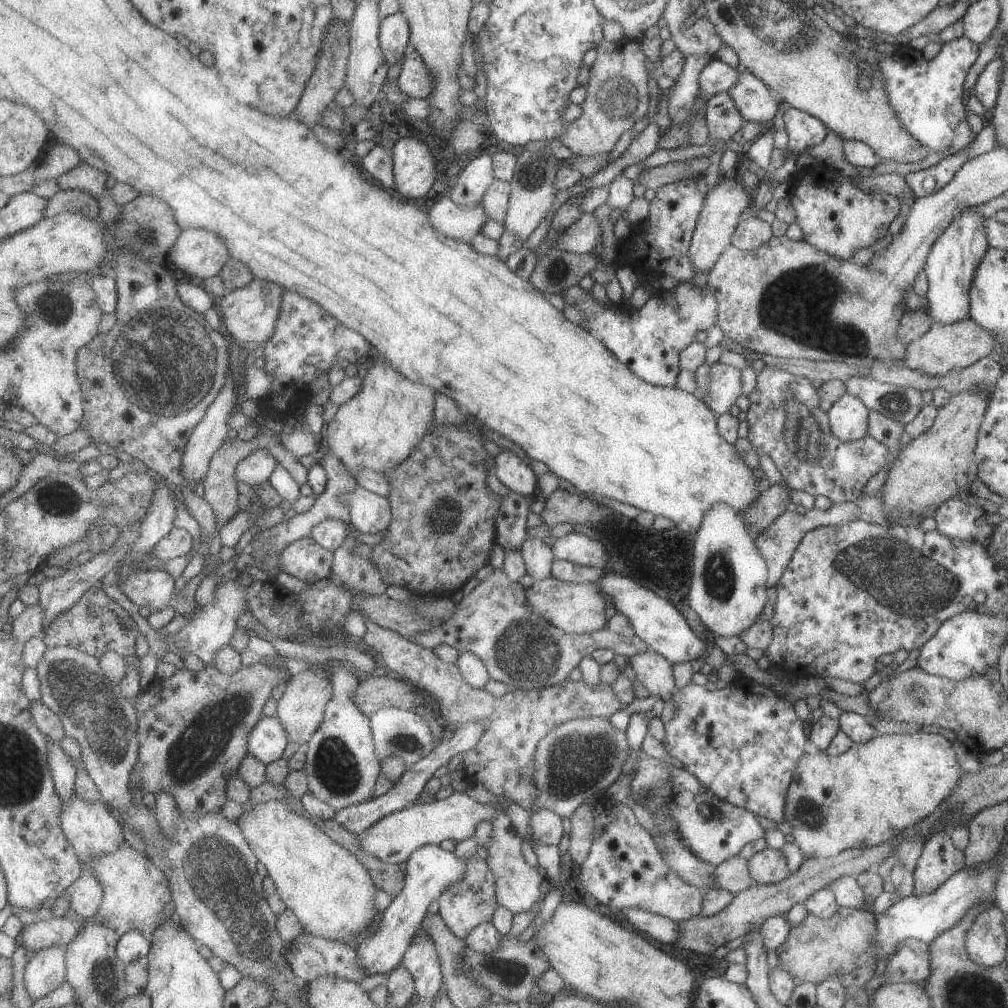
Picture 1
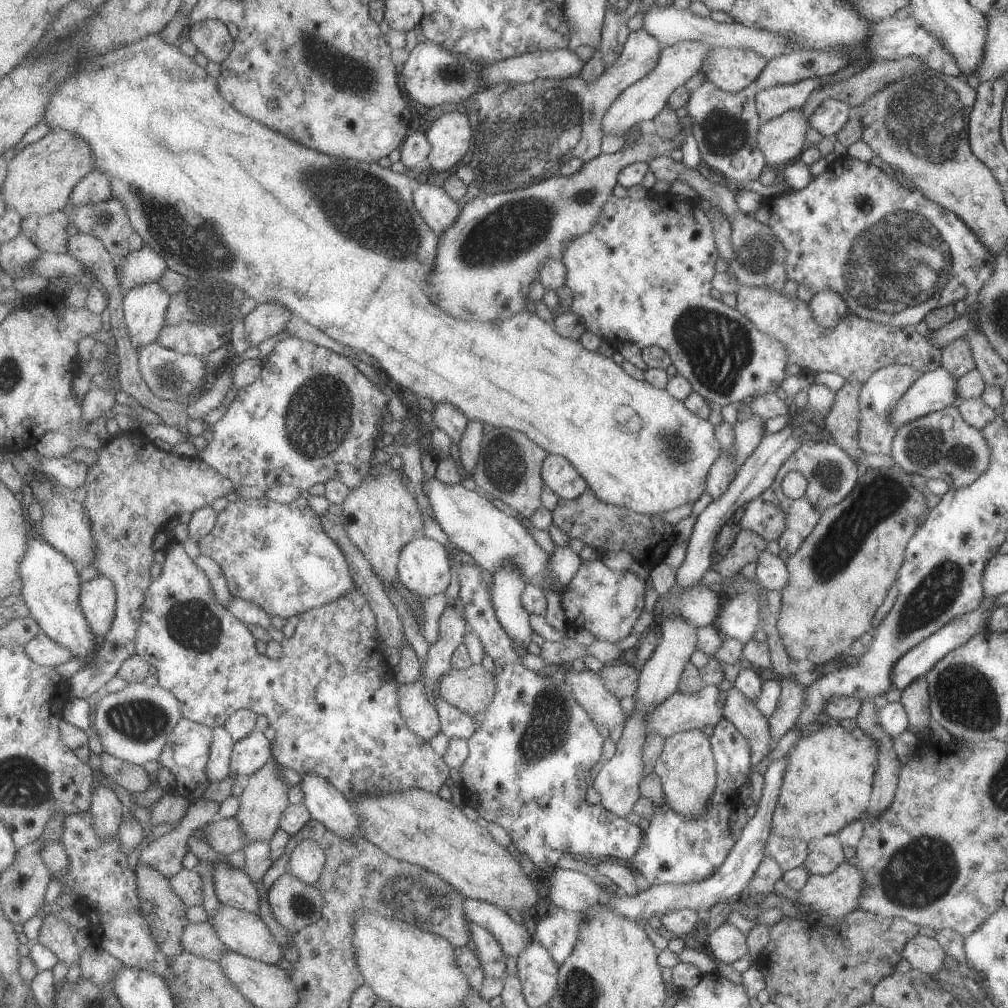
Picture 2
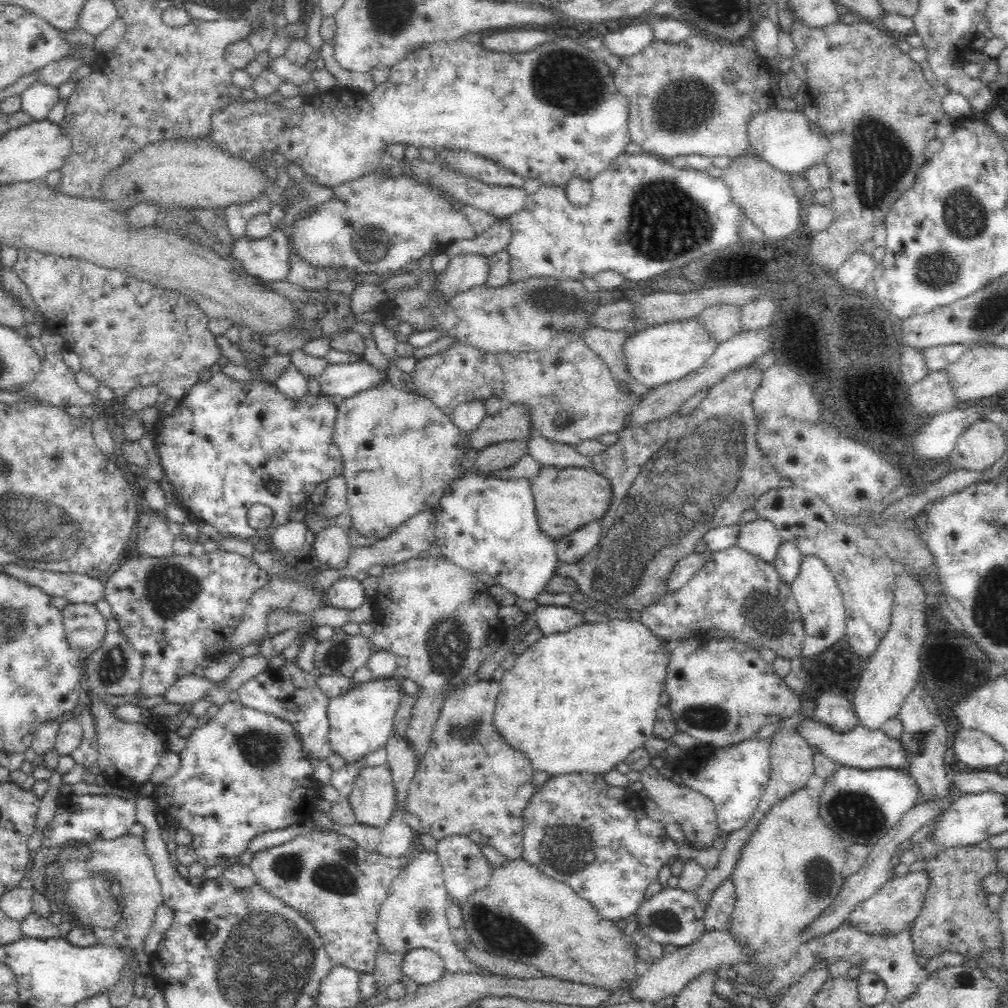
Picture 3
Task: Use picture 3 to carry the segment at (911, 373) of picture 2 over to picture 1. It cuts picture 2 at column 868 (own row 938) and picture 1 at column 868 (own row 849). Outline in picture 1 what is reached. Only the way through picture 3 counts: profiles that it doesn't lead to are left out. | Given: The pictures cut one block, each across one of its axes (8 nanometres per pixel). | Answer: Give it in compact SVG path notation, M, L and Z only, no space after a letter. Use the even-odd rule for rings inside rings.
M844 394L826 414L832 434L842 442L857 441L868 435L869 408L854 395Z

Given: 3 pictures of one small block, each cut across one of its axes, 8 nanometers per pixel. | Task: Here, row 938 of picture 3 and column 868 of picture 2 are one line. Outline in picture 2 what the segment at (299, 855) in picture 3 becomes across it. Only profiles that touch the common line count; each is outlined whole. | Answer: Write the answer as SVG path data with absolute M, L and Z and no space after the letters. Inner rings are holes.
M742 285L739 288L739 291L736 294L737 296L737 305L735 306L738 309L740 314L746 316L749 321L754 323L754 326L760 332L769 334L771 337L777 338L784 346L787 348L789 352L789 364L790 365L798 365L802 369L802 372L814 373L815 375L819 372L834 372L845 378L846 381L854 383L856 381L860 381L861 383L865 383L878 369L882 367L887 367L890 365L908 365L913 366L916 370L922 371L923 373L928 371L936 370L941 366L941 350L936 348L932 343L928 342L927 338L920 335L918 330L916 329L916 325L906 325L903 327L893 327L890 325L879 325L874 321L864 320L852 313L848 313L841 321L838 326L835 326L833 329L823 329L817 321L814 320L812 313L810 312L809 303L802 302L802 300L796 298L790 298L789 296L785 296L785 293L777 293L776 291L771 291L770 289L764 287L753 287L750 285Z

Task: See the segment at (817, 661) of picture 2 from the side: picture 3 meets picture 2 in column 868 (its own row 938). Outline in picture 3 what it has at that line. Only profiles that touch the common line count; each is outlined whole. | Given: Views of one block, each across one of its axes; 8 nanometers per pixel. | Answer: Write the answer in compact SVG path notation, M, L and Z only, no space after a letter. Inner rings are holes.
M508 859L502 866L491 868L491 871L490 884L469 894L461 904L462 928L476 948L535 966L546 976L608 989L610 994L624 988L623 999L636 1001L636 998L631 998L629 988L642 974L643 957L641 961L638 960L638 954L633 952L634 942L622 933L624 928L616 927L608 918L602 918L597 910L586 899L580 898L570 886L543 874L526 860Z

